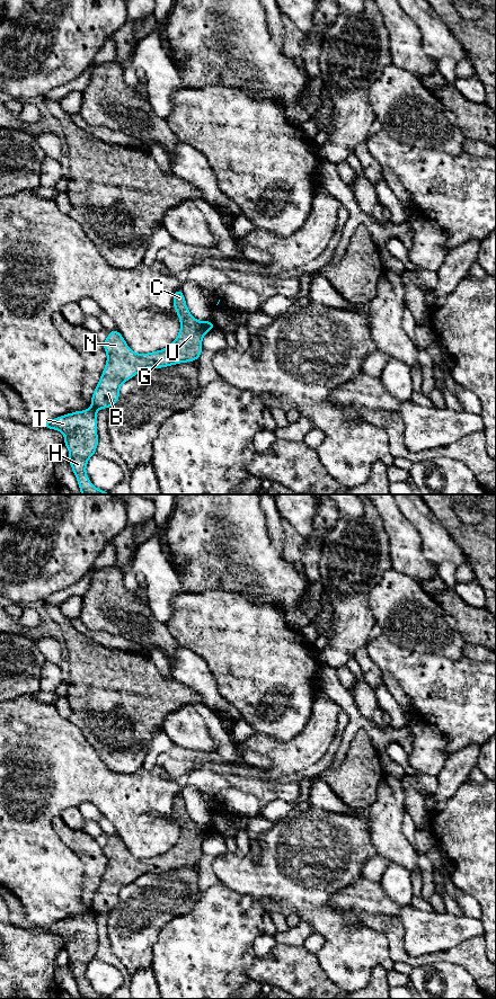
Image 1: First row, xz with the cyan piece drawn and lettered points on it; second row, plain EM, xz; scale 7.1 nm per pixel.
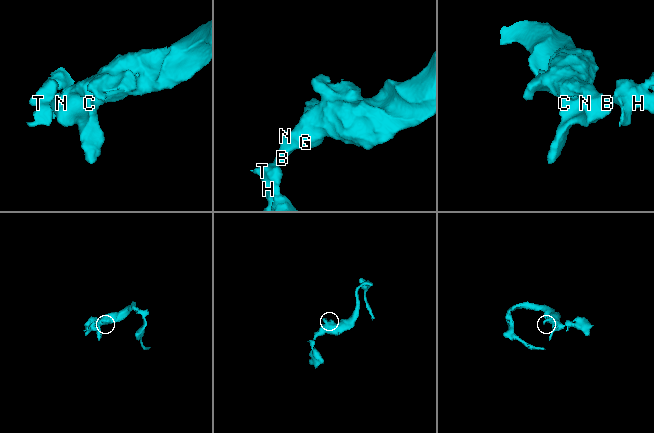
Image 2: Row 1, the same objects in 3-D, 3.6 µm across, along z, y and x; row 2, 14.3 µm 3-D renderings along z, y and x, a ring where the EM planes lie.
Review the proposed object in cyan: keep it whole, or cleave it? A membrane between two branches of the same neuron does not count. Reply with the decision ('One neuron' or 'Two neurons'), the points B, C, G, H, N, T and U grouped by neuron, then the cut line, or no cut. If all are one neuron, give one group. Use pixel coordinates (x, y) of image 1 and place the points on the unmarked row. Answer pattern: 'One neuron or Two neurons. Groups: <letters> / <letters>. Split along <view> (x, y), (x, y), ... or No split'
Two neurons. Groups: B C G N U / H T. Split along xz (92, 910), (97, 913)

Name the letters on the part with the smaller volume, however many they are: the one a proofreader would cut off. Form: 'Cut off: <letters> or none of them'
Cut off: H, T

